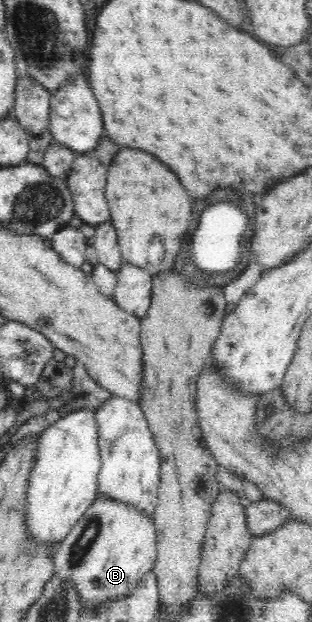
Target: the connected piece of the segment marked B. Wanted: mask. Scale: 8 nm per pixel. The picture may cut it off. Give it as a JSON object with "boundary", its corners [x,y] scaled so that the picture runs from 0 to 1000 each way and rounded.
{"boundary":[[[311,801],[179,881],[170,891],[173,924],[192,928],[192,936],[237,936],[266,974],[317,973],[417,955],[442,934],[490,916],[503,891],[500,841],[490,828],[359,801]]]}

